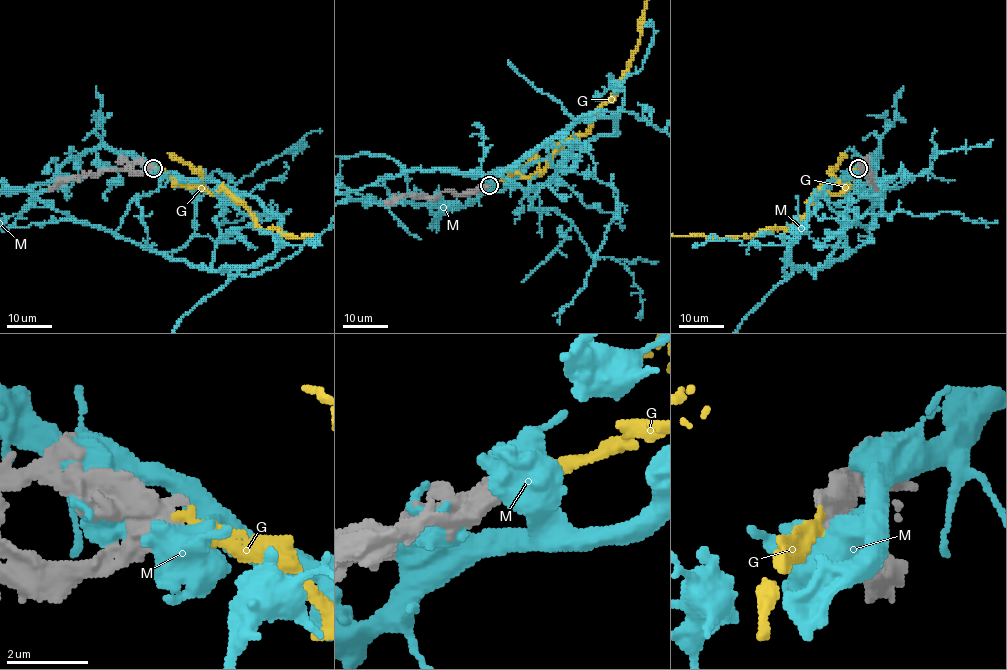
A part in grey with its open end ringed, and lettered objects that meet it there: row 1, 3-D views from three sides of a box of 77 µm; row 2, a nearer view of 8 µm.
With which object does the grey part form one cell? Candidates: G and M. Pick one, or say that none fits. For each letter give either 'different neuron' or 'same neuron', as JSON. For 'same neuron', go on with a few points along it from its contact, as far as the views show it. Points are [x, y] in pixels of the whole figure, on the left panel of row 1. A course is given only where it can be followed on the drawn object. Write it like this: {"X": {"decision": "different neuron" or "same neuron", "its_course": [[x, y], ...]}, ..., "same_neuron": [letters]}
{"G": {"decision": "different neuron"}, "M": {"decision": "different neuron"}, "same_neuron": []}

